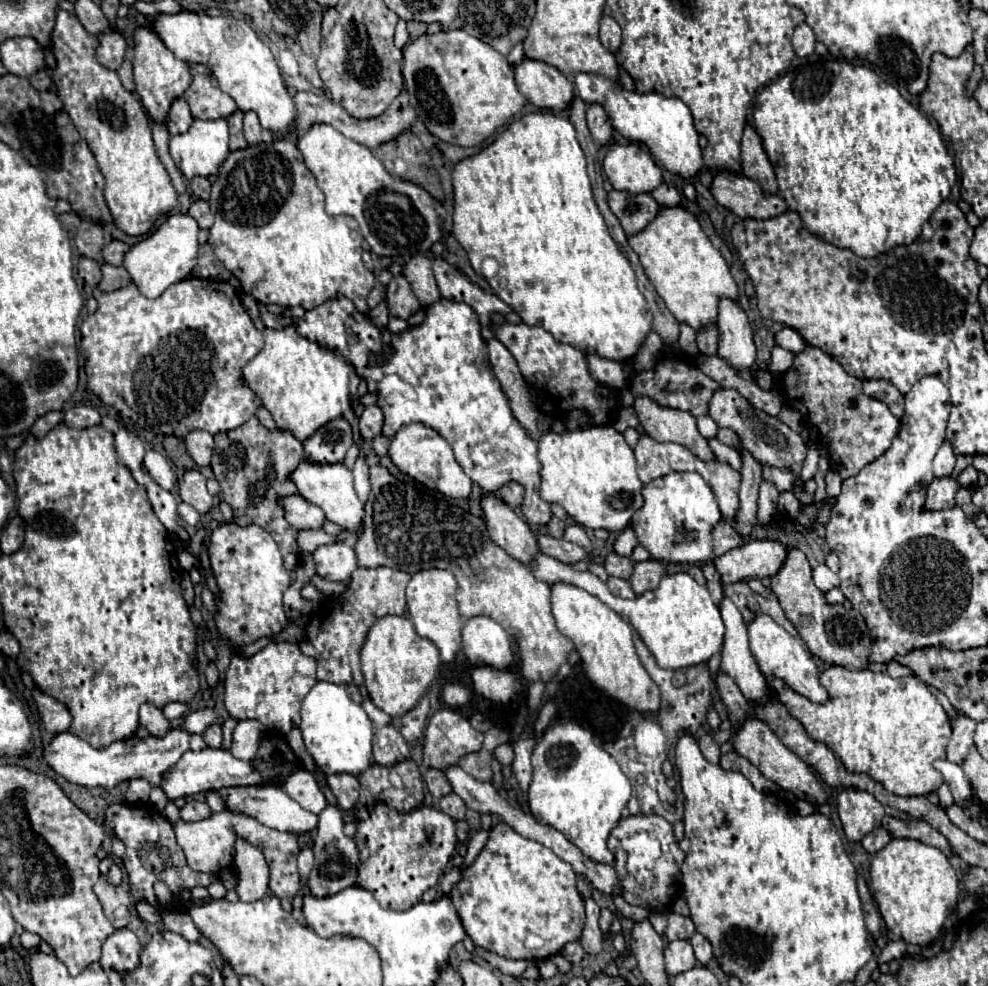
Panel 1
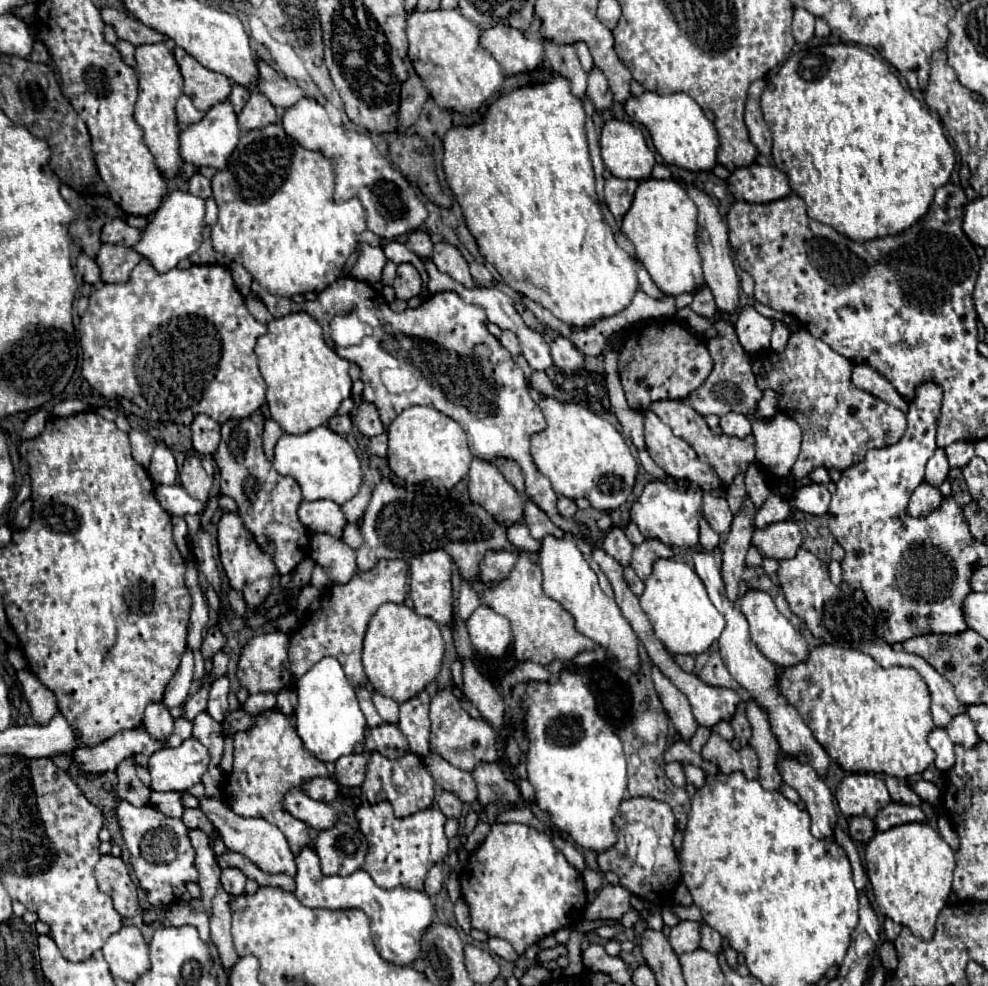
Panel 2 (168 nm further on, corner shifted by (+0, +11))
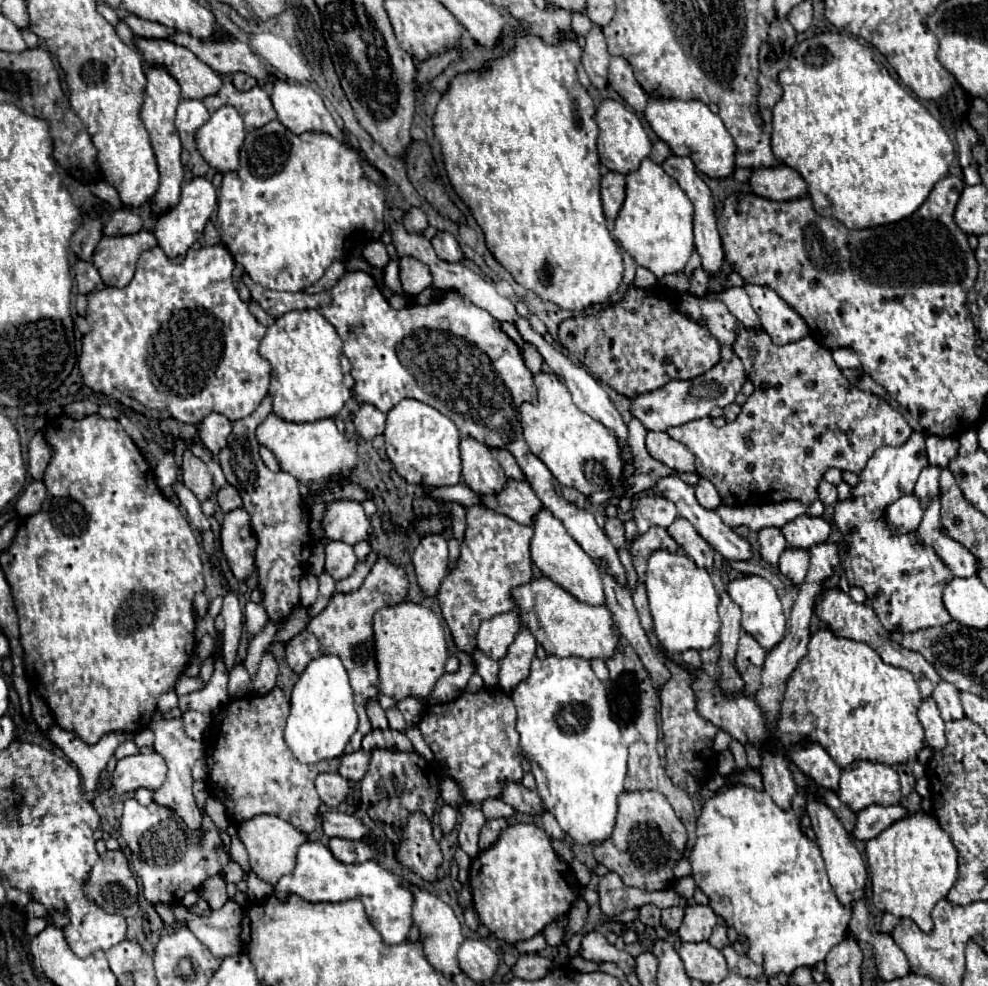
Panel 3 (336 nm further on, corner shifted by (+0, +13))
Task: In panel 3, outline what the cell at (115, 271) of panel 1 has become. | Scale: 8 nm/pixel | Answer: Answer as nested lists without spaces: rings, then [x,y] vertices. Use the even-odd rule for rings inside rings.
[[[141,229],[135,235],[103,237],[93,253],[93,265],[105,285],[125,287],[135,275],[135,263],[141,251],[153,249],[155,245],[155,233],[147,229]]]

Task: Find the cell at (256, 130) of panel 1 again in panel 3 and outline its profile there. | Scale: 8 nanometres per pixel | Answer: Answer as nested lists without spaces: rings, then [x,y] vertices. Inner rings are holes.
[[[223,79],[223,87],[219,89],[219,93],[205,97],[203,103],[209,111],[215,111],[223,105],[233,105],[243,117],[247,131],[259,129],[277,117],[273,111],[269,93],[263,87],[255,85],[249,91],[239,91],[231,83],[231,79]]]

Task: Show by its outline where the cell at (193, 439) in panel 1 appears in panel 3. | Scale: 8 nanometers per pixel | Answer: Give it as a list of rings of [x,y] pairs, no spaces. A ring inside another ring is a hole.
[[[213,413],[213,415],[207,415],[207,417],[201,421],[199,437],[201,437],[203,445],[205,445],[213,455],[217,455],[217,453],[227,445],[227,437],[229,437],[229,433],[231,433],[231,427],[233,427],[233,423],[231,423],[229,419],[225,419],[225,415]]]

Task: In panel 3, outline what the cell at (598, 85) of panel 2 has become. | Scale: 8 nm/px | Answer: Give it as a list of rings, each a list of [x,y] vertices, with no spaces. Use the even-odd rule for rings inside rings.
[[[593,25],[587,33],[587,45],[583,49],[583,67],[595,87],[607,85],[607,71],[609,71],[609,59],[607,43],[603,37],[603,31],[599,25]]]

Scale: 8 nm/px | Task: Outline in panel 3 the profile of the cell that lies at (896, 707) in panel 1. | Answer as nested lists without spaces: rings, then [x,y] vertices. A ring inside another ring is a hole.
[[[819,629],[809,641],[809,653],[795,667],[789,683],[785,681],[775,737],[787,751],[803,739],[809,743],[819,743],[839,767],[849,767],[857,759],[899,765],[915,759],[917,751],[923,749],[925,735],[917,719],[917,703],[921,703],[921,693],[909,671],[883,663],[877,651],[865,643],[837,637],[831,629]]]

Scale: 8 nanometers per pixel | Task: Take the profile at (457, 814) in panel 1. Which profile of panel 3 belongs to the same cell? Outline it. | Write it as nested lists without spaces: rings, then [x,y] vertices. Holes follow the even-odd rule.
[[[443,805],[441,811],[439,811],[439,825],[443,829],[443,835],[449,835],[453,831],[455,819],[457,819],[457,809],[449,807],[449,805]]]

